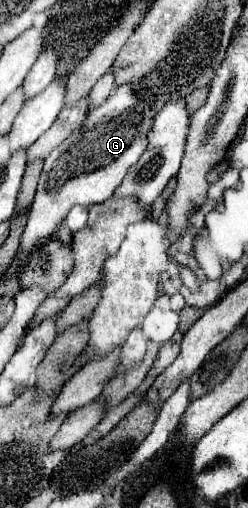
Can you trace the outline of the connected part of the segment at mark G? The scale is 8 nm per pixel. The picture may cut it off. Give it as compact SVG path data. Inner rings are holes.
M130 84L116 86L104 104L92 108L84 118L84 124L80 124L76 132L72 132L58 148L50 152L44 162L26 230L20 238L22 256L18 264L22 264L38 244L46 242L56 232L58 224L76 204L100 204L116 192L128 174L128 168L144 154L154 116L154 108L146 100L138 98Z

